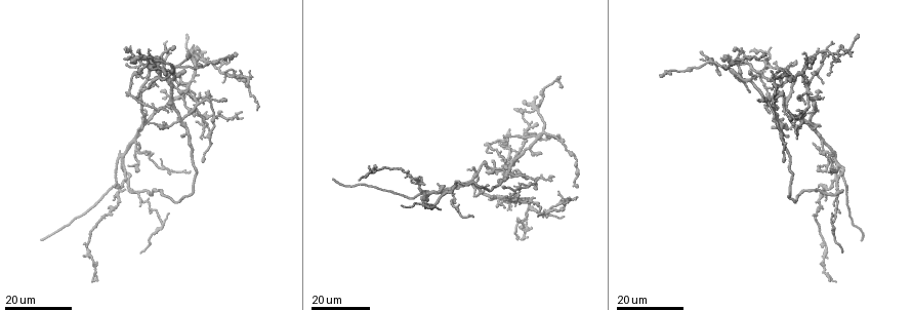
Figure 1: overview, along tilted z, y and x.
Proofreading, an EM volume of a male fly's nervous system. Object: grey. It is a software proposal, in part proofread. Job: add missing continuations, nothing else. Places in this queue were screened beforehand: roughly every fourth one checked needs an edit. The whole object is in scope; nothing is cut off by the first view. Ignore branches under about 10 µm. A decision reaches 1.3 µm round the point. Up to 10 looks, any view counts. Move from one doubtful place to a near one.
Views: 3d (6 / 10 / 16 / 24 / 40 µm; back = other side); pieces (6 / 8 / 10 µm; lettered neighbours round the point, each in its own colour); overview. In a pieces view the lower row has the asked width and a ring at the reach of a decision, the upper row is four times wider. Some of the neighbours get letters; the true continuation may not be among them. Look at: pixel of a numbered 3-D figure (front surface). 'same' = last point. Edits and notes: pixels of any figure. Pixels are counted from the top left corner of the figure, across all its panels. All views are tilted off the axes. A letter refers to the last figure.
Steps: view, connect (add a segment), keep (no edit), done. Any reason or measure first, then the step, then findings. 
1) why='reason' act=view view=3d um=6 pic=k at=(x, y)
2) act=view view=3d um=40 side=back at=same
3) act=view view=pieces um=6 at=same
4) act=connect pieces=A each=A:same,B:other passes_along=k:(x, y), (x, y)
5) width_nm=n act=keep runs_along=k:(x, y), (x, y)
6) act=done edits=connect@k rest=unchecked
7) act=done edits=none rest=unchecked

why='an open end' act=view view=3d um=24 pic=1 at=(788, 111)

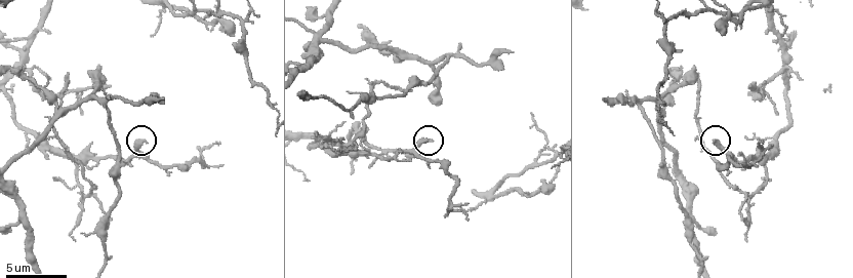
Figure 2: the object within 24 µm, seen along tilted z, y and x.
act=view view=pieces um=6 pic=2 at=(145, 139)

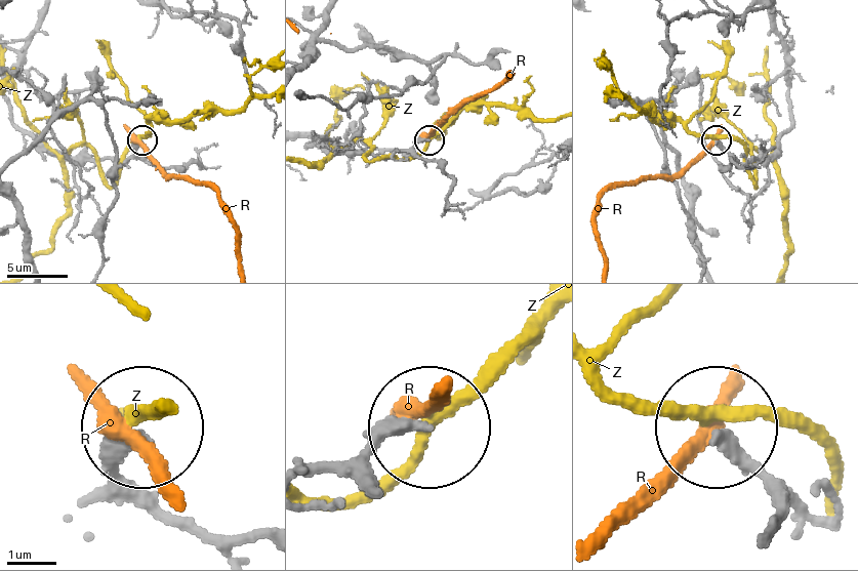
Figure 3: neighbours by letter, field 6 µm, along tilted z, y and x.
act=keep each=R:other,Z:other runs_along=3:(103, 486), (136, 433) found='no lettered segment goes on from it'

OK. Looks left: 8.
why='free end' act=view view=pieces um=10 pic=2 at=(605, 97)

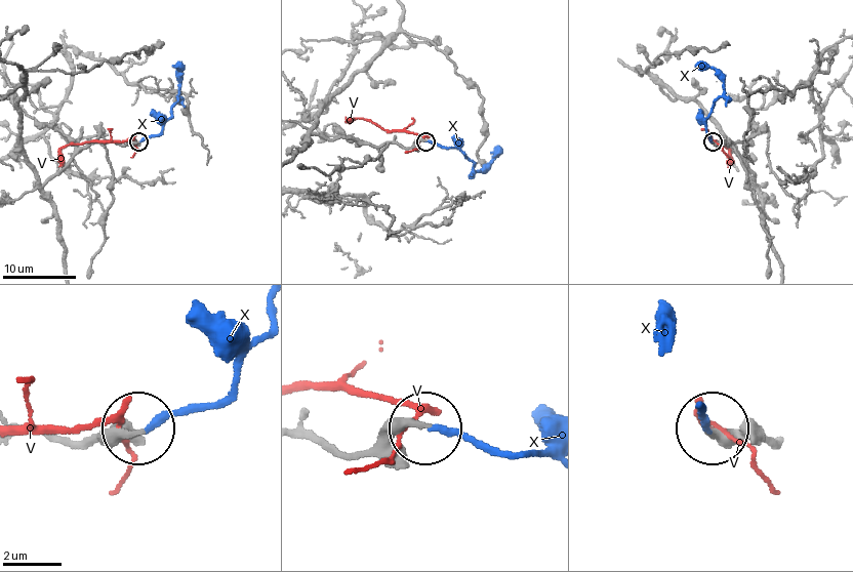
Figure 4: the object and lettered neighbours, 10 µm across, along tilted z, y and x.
act=connect pieces=X each=V:other,X:same found='the neuron continues'

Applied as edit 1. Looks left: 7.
act=view view=3d um=24 pic=1 at=(577, 188)

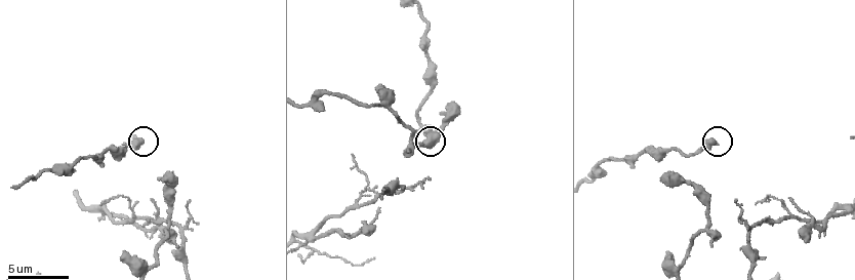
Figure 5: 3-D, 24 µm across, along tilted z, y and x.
act=view view=pieces um=10 pic=5 at=(714, 141)

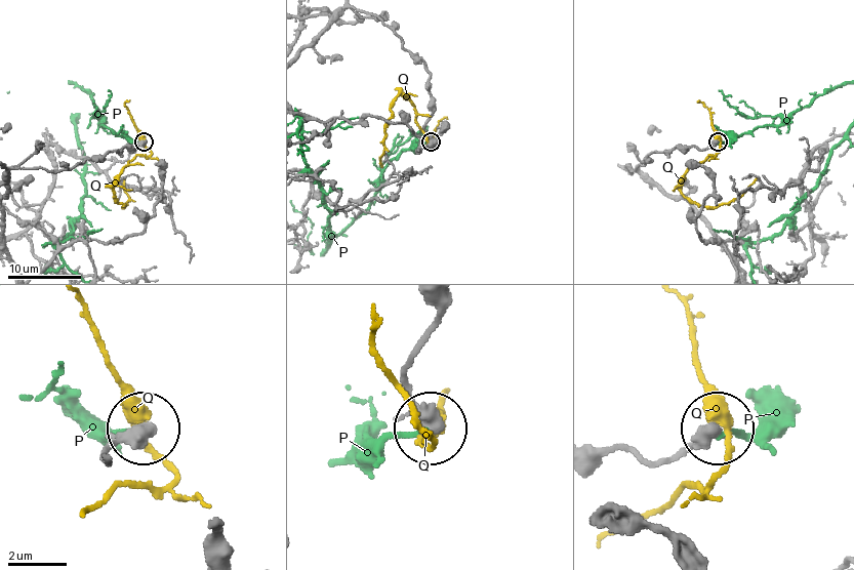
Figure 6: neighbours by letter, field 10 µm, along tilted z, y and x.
act=keep each=P:other,Q:other runs_along=6:(636, 170), (653, 152), (679, 147), (702, 150), (717, 141) found='no lettered segment goes on from it'

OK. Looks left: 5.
why='tapers out' act=view view=3d um=24 pic=1 at=(780, 83)

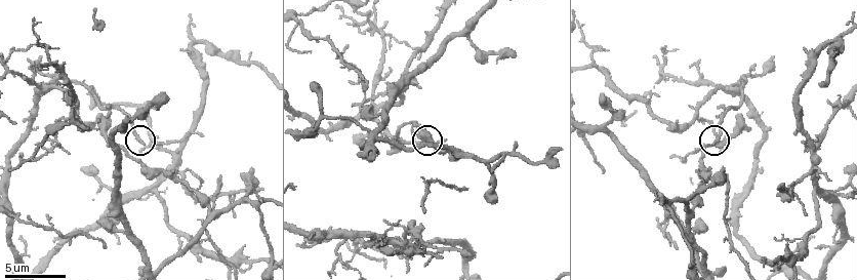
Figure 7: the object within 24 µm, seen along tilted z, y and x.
why='what lies round it' act=view view=pieces um=8 pic=7 at=(141, 144)

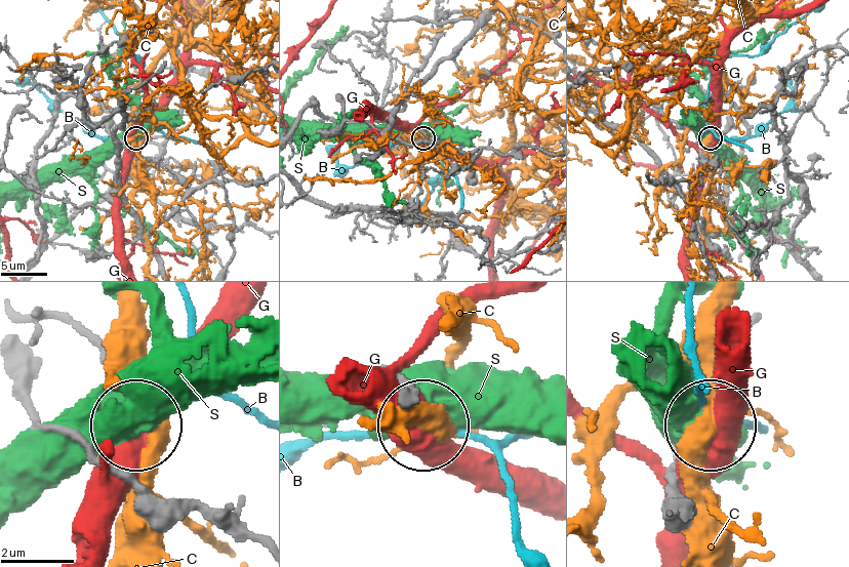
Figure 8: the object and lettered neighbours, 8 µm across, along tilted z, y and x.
act=keep each=B:other,C:other,G:other,S:other found='none of them fits'

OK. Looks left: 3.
why='branch stops here' act=view view=pieces um=6 pic=7 at=(721, 169)

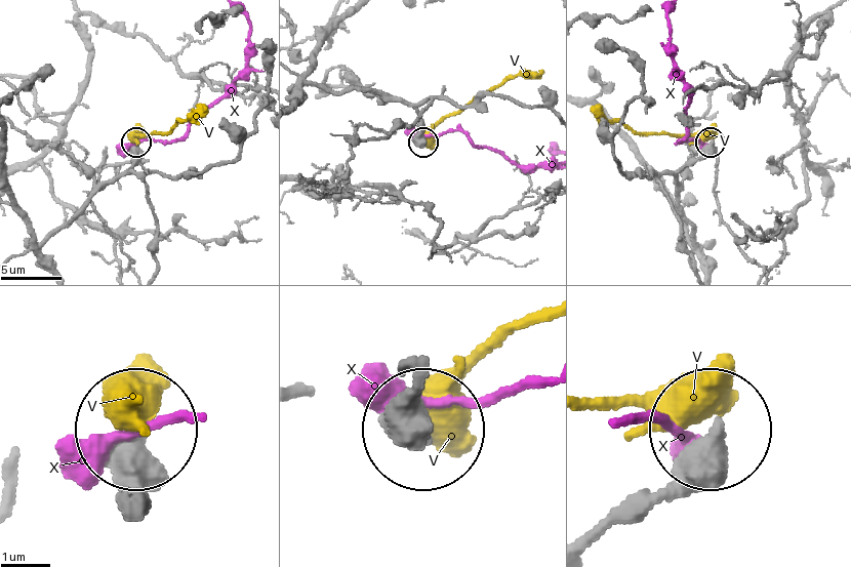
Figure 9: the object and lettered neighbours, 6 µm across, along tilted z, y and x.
width_nm=430 act=keep each=V:other,X:other found='no lettered segment goes on from it'

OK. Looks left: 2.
act=done edits=connect@4 rest=unchecked

